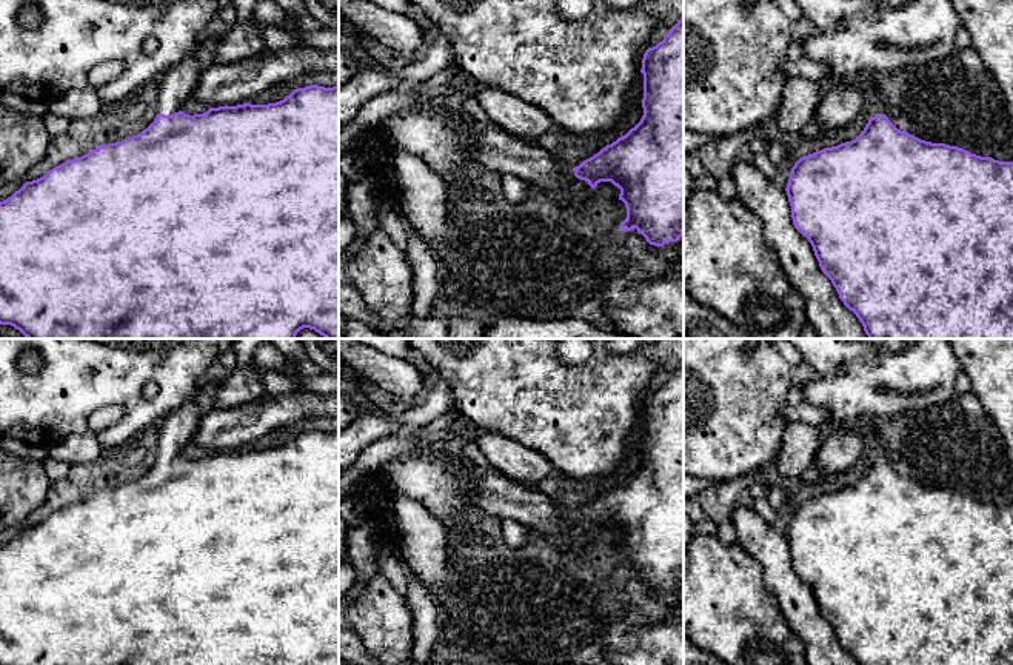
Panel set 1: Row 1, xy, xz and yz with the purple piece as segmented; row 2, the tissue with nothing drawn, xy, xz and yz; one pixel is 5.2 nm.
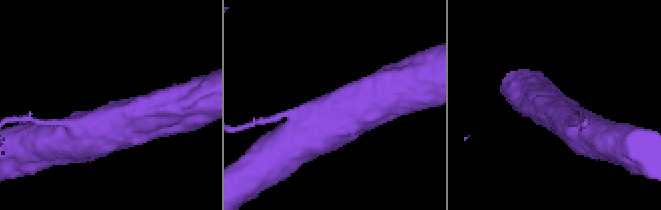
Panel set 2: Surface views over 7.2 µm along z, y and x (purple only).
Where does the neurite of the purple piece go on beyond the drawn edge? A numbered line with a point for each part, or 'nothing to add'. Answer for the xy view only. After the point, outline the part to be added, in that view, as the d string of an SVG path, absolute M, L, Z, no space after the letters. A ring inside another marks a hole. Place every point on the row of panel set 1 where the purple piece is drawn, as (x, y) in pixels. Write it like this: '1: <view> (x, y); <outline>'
1: xy (177, 83); M194 54L169 68L162 75L157 114L171 115L182 111L183 103L197 86L202 69Z

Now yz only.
1: yz (873, 99); M871 77L868 80L861 82L862 94L864 94L864 109L870 117L879 115L885 111L885 97L879 91L878 77Z

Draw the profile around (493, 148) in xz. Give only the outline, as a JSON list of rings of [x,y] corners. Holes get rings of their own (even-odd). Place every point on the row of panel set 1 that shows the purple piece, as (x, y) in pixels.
[[[462,108],[457,119],[468,129],[476,165],[500,175],[517,175],[563,206],[590,211],[593,188],[577,179],[573,168],[562,166],[553,154],[530,140],[473,119]]]

